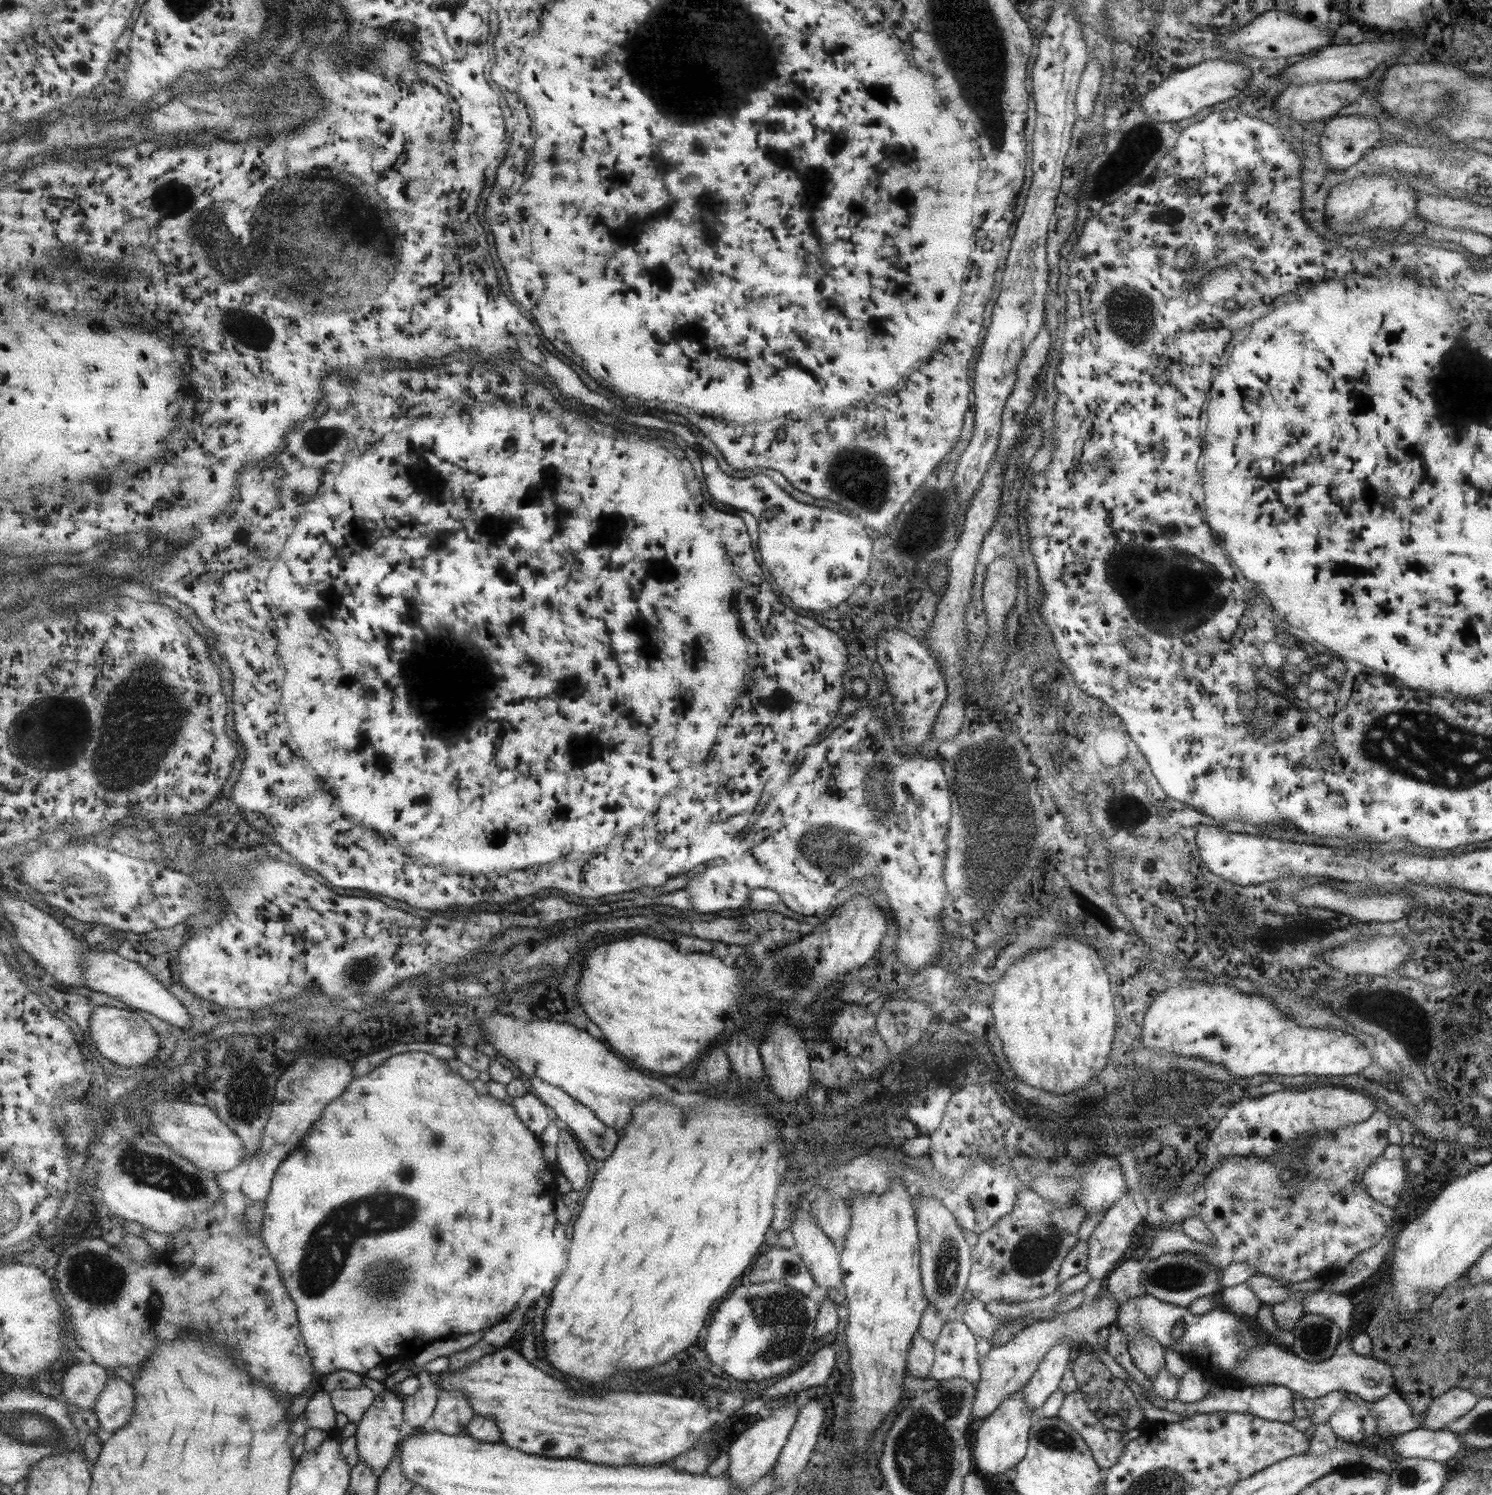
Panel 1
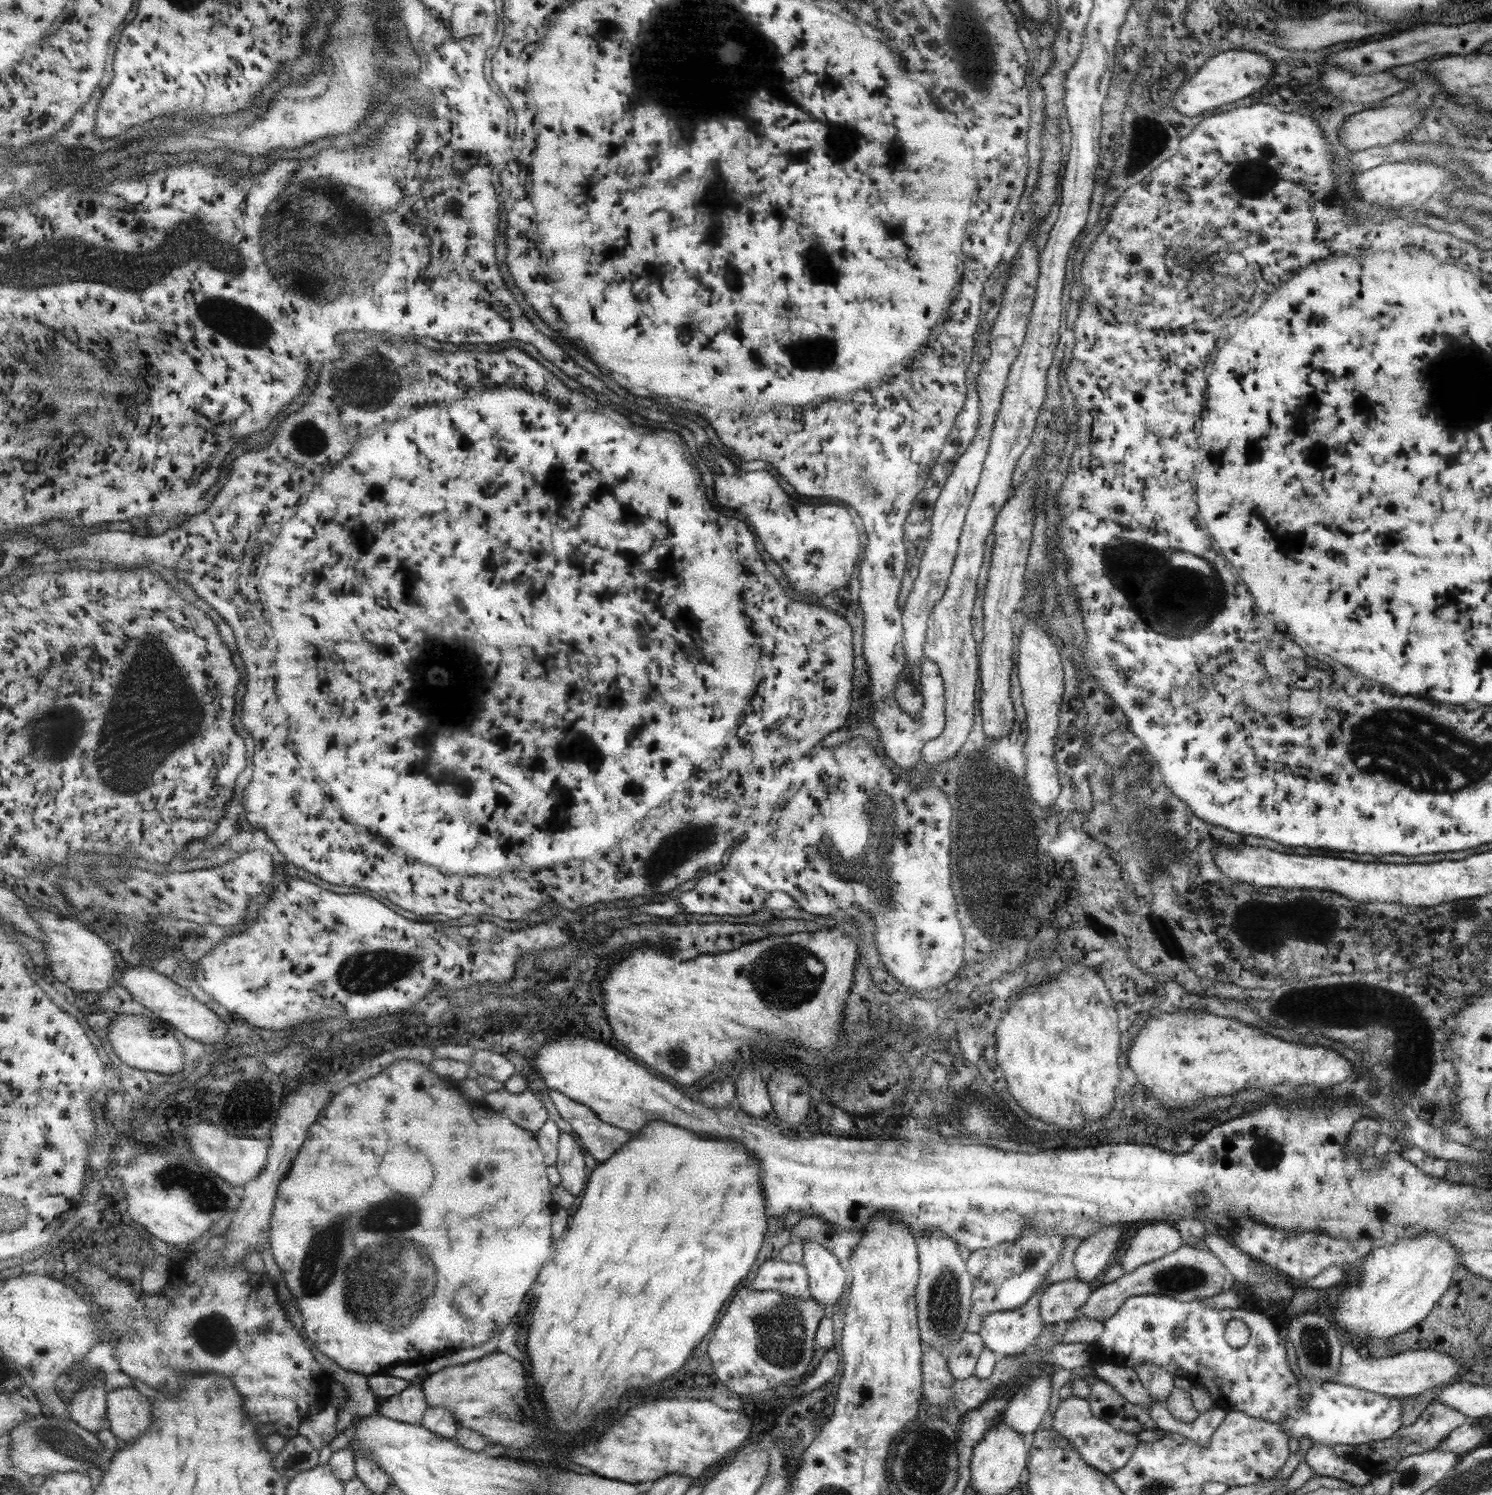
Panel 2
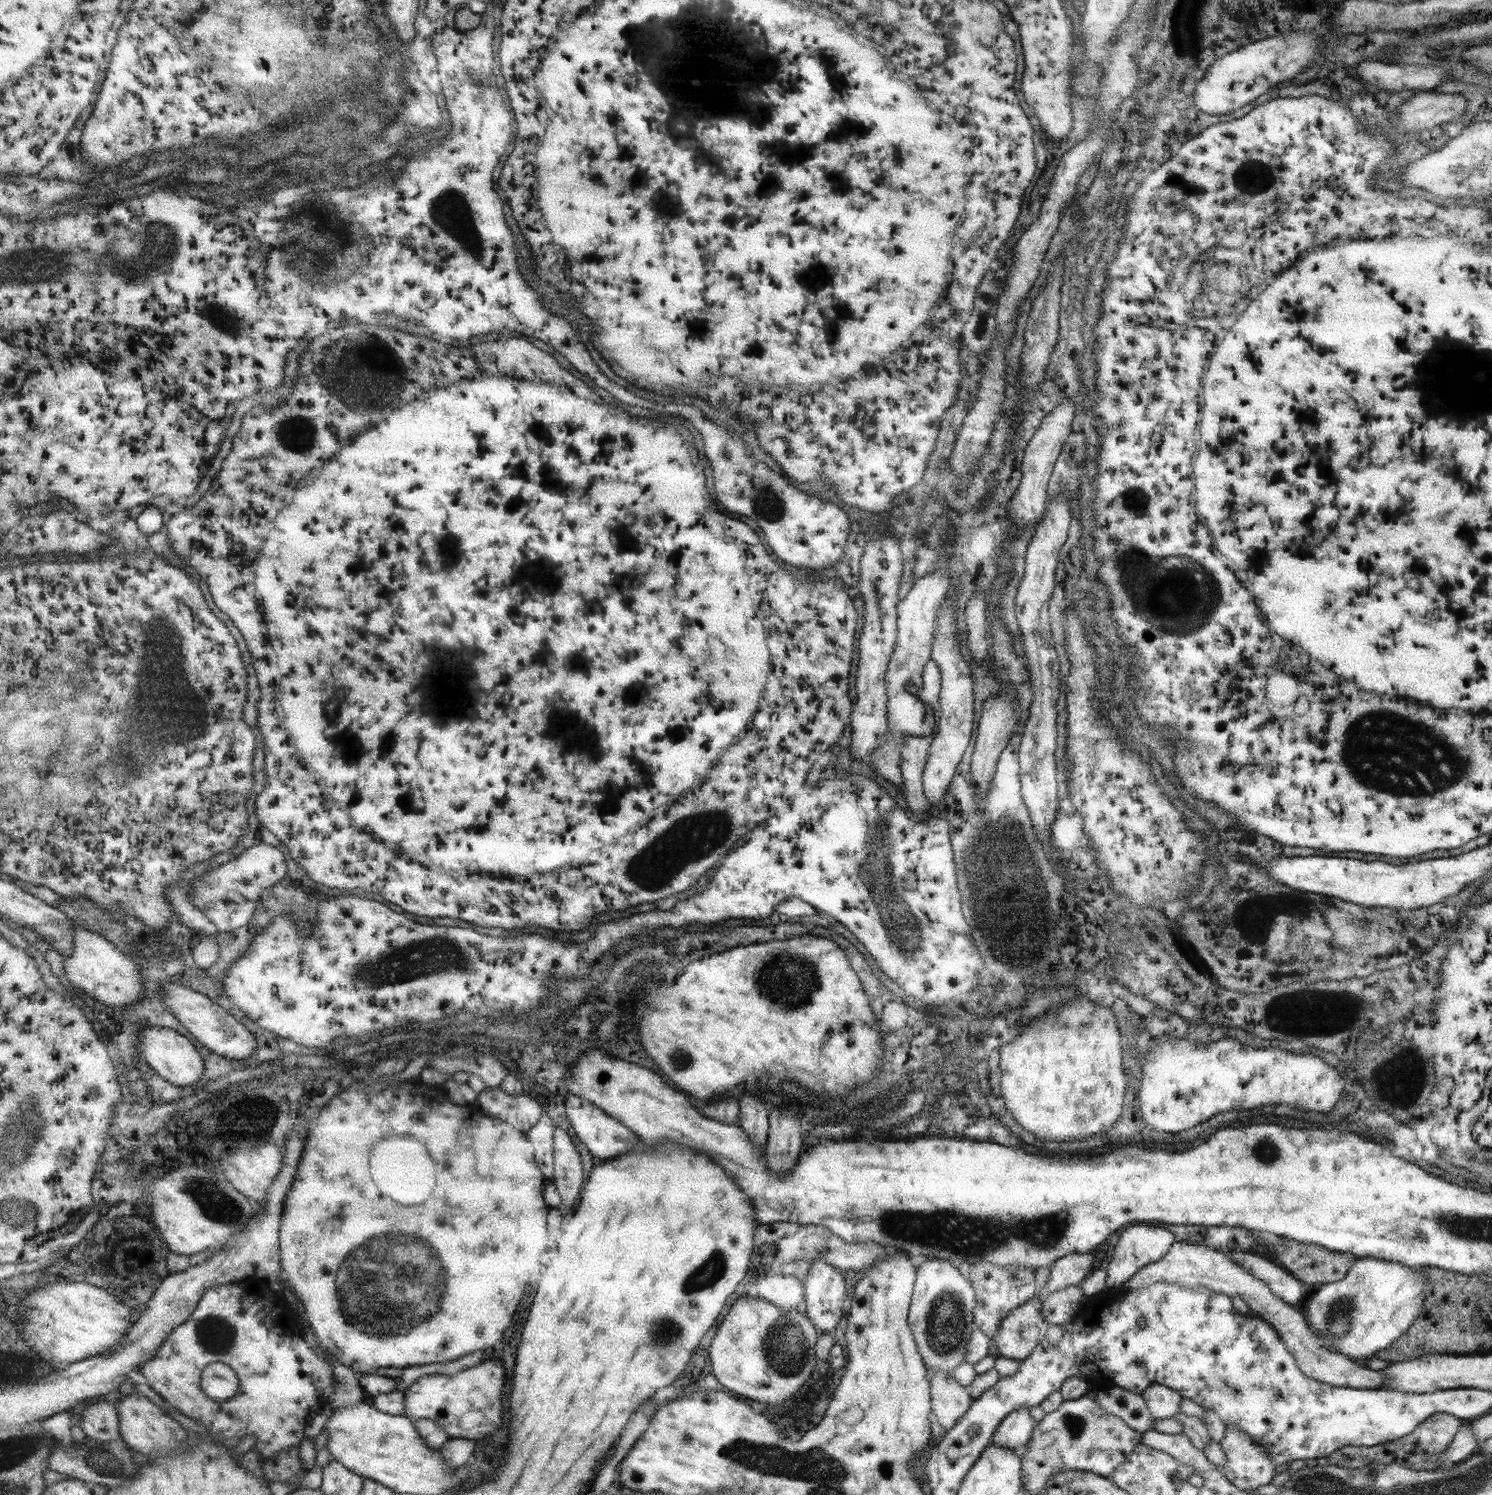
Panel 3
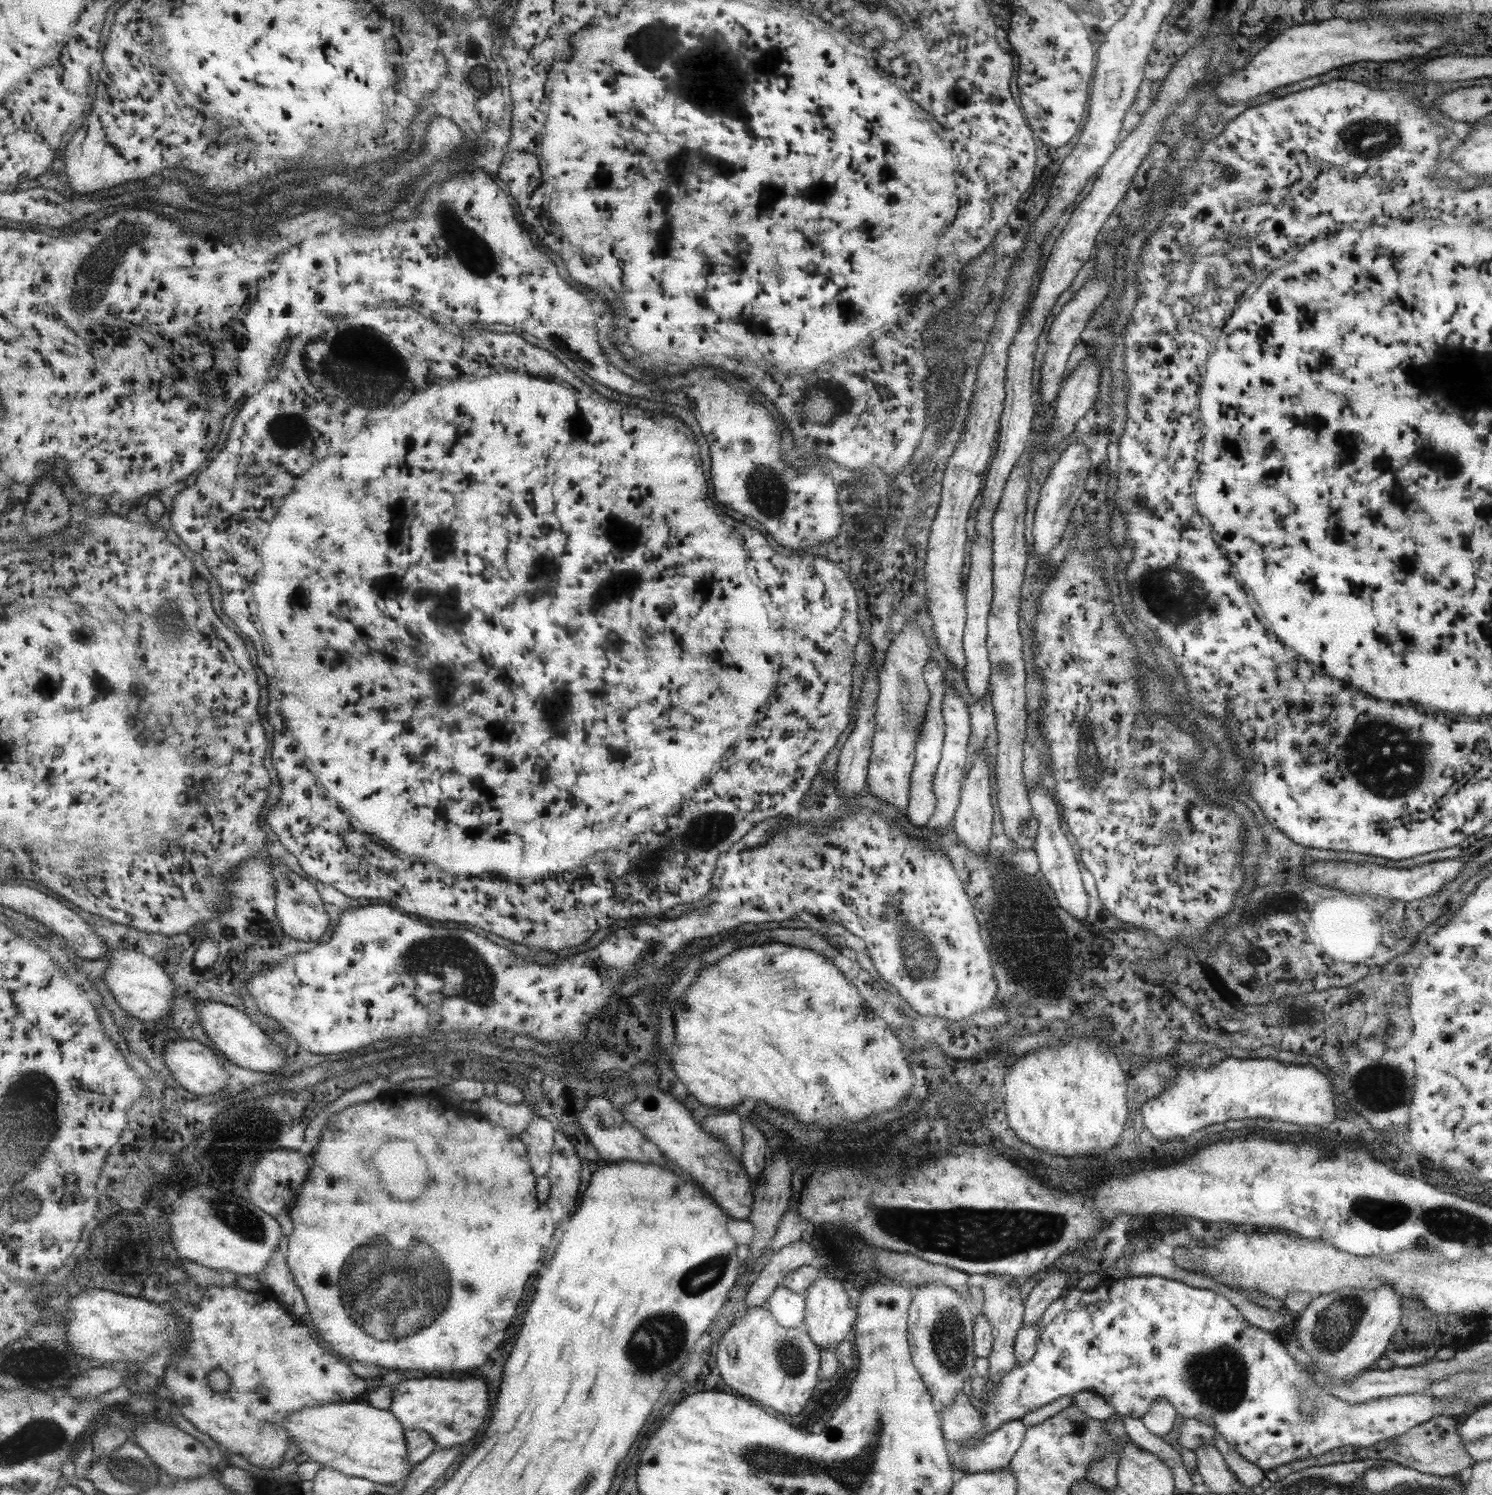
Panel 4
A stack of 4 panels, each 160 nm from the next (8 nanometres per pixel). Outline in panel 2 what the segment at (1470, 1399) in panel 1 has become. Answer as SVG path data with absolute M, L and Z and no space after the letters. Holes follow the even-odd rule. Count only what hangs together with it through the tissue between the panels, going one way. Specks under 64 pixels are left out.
M1431 1401L1415 1420L1409 1426L1401 1426L1391 1438L1379 1440L1376 1442L1368 1442L1368 1444L1360 1444L1353 1447L1352 1454L1348 1455L1350 1461L1357 1460L1357 1456L1361 1455L1371 1461L1371 1466L1377 1467L1380 1464L1385 1464L1385 1470L1391 1470L1402 1458L1409 1455L1419 1455L1421 1452L1427 1452L1435 1449L1439 1442L1443 1442L1449 1432L1455 1430L1458 1426L1467 1422L1468 1418L1465 1413L1451 1408L1449 1405L1441 1404L1439 1401Z

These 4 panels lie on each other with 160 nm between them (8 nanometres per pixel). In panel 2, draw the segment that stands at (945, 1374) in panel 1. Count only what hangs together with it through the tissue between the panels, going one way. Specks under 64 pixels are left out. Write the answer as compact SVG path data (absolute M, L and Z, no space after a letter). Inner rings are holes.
M965 1332L961 1340L955 1346L951 1346L945 1357L953 1381L974 1377L977 1357L983 1348L982 1339L976 1333L969 1332Z

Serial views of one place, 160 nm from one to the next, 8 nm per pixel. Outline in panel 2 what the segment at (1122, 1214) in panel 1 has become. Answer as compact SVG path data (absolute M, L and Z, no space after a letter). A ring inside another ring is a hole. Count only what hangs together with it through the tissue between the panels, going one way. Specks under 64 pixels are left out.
M1123 1223L1102 1226L1101 1229L1083 1239L1074 1251L1072 1264L1077 1271L1077 1280L1091 1282L1108 1268L1113 1252L1121 1243Z

